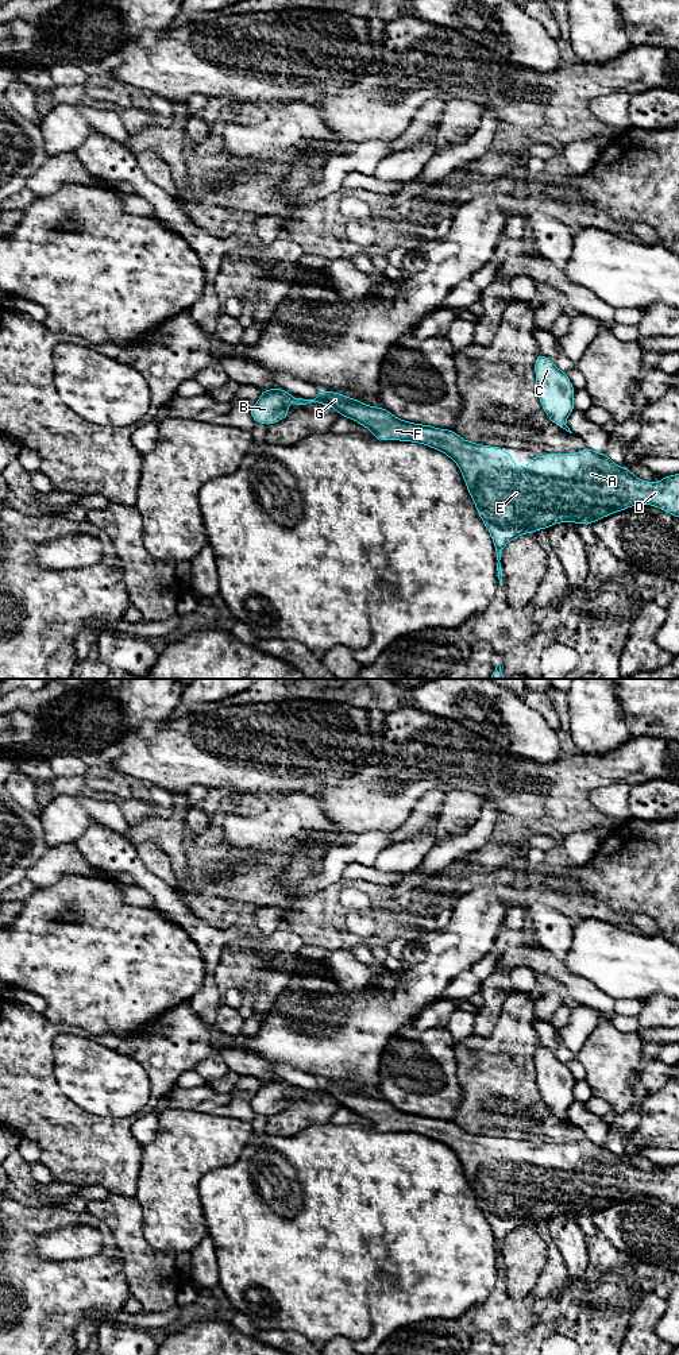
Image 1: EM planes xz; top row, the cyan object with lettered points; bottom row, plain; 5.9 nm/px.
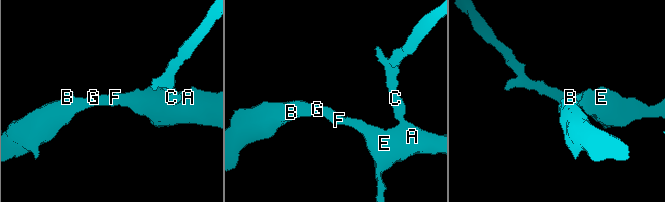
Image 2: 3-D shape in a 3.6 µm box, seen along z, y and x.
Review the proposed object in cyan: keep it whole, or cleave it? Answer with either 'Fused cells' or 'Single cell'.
Single cell

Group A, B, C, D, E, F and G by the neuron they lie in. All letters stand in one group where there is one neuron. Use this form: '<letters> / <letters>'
A B C D E F G

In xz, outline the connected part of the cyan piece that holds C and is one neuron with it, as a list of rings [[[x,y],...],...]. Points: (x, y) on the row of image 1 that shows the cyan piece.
[[[540,352],[536,358],[535,374],[536,390],[544,413],[549,417],[551,422],[572,433],[566,422],[568,414],[575,410],[575,389],[567,374]]]

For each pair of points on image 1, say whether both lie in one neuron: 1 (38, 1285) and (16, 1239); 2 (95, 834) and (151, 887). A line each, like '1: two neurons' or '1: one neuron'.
1: one neuron
2: one neuron

